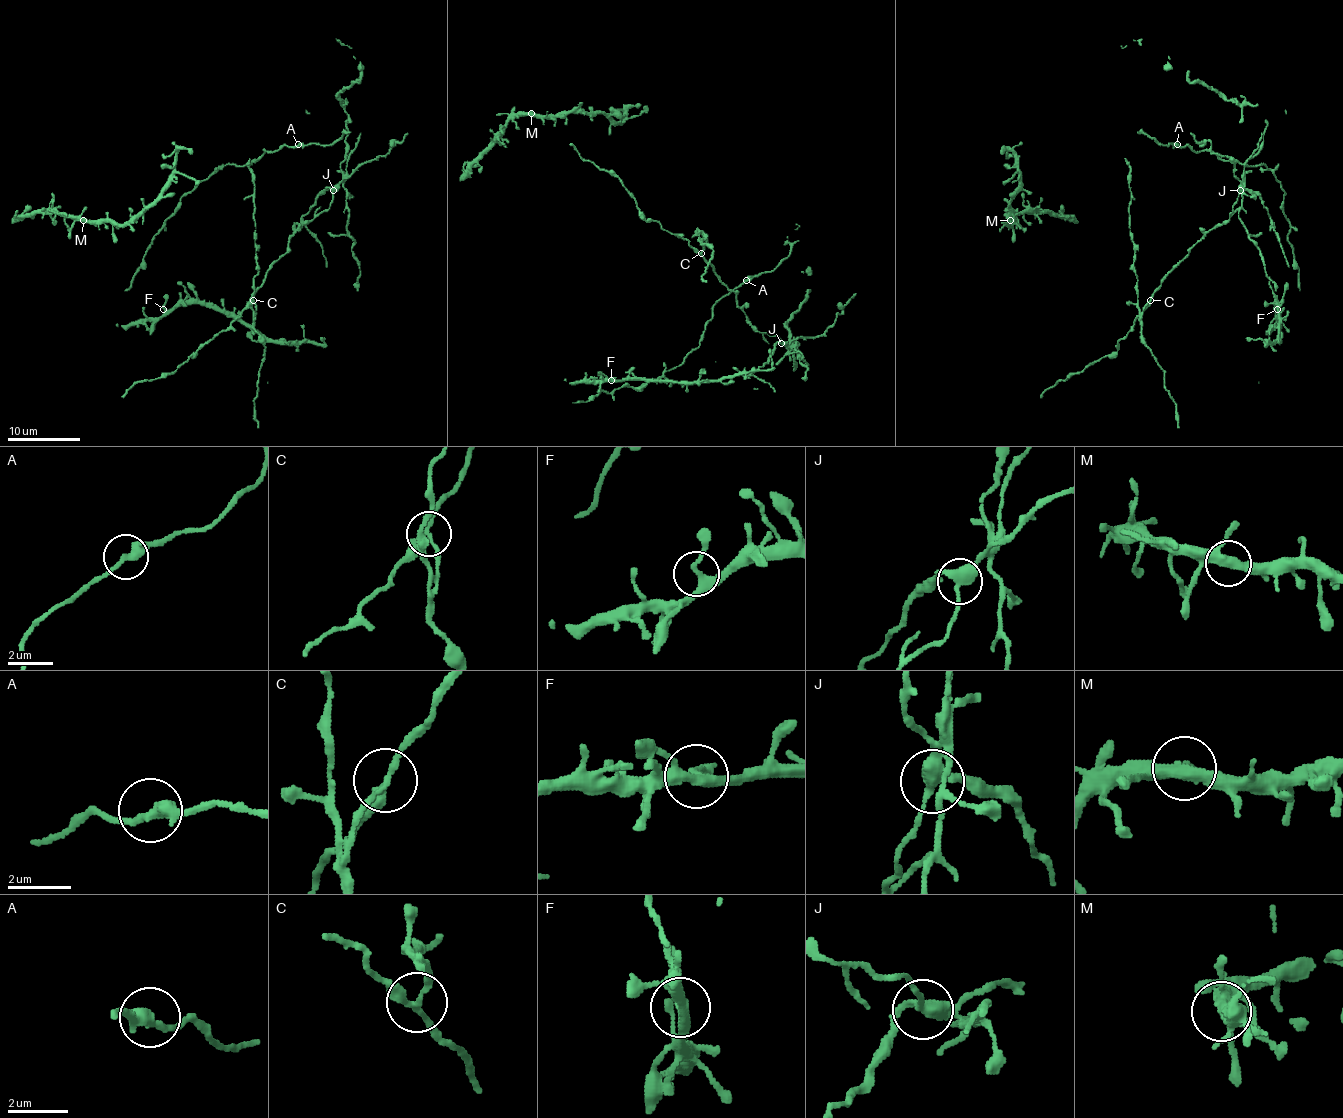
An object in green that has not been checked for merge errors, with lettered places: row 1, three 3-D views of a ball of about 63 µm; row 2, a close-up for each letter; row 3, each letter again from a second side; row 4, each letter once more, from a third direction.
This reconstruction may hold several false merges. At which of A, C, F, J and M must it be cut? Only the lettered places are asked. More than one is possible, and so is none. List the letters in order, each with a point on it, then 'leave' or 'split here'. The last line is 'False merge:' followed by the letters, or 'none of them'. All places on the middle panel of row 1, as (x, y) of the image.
A: at (746, 280); leave
C: at (701, 253); split here
F: at (611, 380); leave
J: at (781, 343); split here
M: at (531, 113); leave
False merge: C, J

